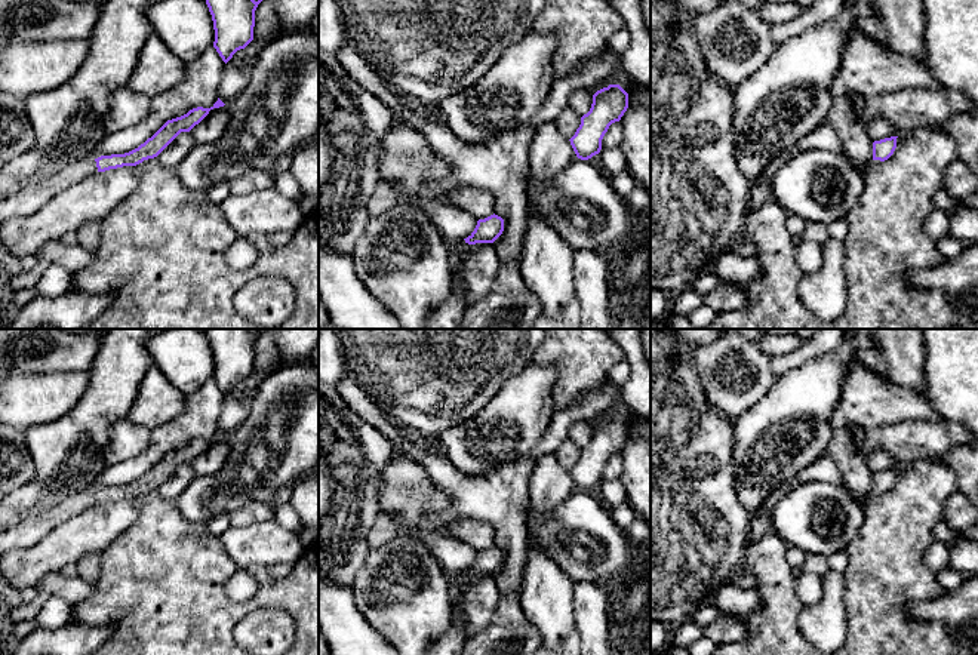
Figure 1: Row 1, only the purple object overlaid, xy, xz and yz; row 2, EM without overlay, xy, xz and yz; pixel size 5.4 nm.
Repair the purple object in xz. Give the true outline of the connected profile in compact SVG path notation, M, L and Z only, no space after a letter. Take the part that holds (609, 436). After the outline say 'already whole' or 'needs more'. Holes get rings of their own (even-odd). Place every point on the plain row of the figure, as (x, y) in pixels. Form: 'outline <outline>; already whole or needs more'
outline M609 416L593 427L593 436L581 449L581 456L569 471L581 492L588 492L602 482L602 471L609 458L619 453L628 440L628 425L619 416Z; already whole

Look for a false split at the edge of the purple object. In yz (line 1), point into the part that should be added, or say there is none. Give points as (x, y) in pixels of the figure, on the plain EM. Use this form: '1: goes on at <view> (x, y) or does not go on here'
1: does not go on here

